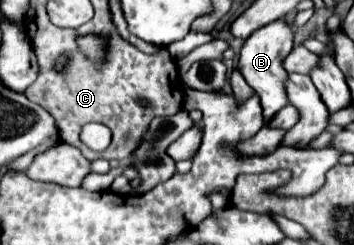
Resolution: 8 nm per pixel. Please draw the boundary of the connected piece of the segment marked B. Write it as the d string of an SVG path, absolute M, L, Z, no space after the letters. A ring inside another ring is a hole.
M280 17L280 19L272 21L270 25L254 31L242 45L240 59L238 59L238 71L246 77L248 85L260 97L260 103L262 103L262 109L264 109L264 121L270 119L270 115L280 111L284 105L288 105L286 91L284 91L286 71L282 69L282 59L292 51L292 47L294 47L292 39L294 39L294 33L292 33L290 25L286 23L284 17Z

